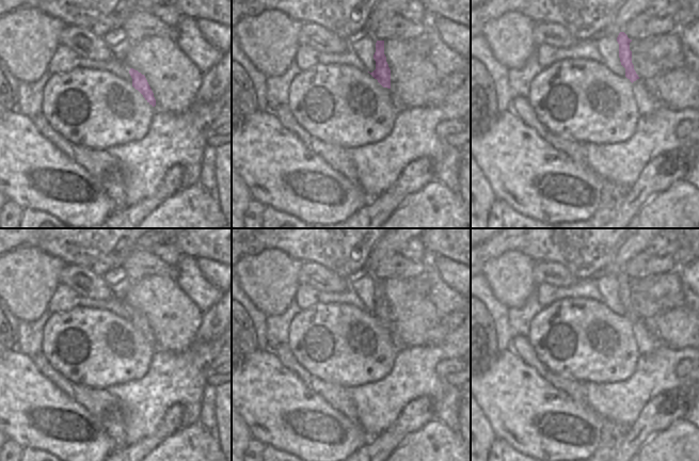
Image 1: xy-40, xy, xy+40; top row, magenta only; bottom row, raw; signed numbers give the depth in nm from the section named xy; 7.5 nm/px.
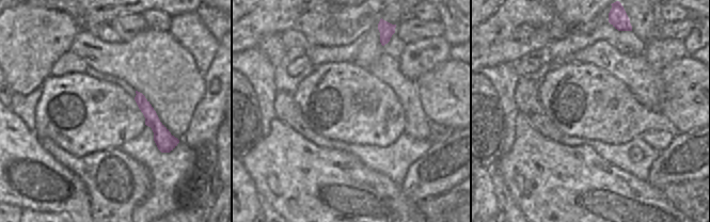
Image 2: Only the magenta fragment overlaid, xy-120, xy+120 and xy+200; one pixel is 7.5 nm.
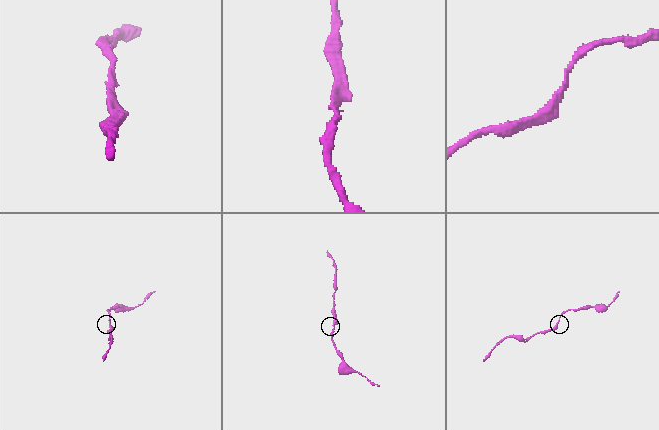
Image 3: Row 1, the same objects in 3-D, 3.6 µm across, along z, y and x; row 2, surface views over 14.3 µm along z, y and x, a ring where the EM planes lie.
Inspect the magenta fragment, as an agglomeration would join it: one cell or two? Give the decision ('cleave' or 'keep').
keep

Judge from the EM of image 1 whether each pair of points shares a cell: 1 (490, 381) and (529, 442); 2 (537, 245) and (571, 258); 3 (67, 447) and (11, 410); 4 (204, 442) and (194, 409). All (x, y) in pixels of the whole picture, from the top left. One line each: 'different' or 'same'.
1: same
2: same
3: same
4: different

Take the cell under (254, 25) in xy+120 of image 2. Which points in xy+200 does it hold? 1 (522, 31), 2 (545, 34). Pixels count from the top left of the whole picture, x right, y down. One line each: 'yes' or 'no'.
1: no
2: no

